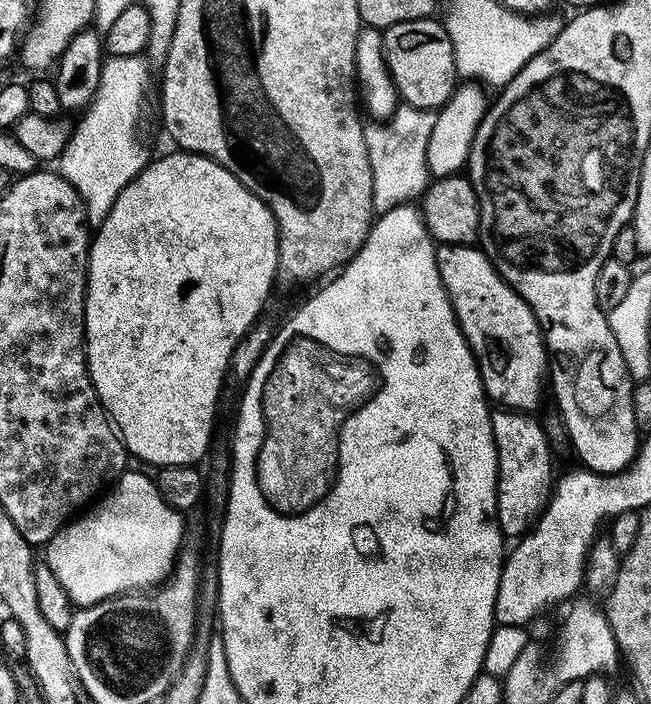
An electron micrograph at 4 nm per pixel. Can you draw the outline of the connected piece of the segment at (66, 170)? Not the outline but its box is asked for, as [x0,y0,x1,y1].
[58,55,150,225]

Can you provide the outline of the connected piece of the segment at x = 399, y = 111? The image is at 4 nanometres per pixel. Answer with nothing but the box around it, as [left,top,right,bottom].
[364,103,436,214]

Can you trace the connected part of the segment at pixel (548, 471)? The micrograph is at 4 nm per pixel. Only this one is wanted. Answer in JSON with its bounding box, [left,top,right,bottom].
[492,412,552,538]

